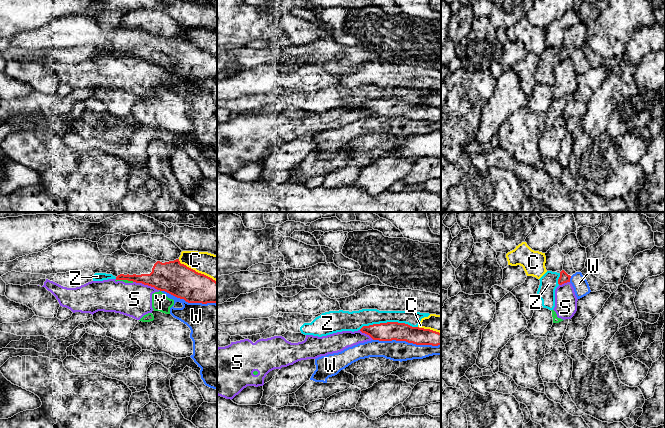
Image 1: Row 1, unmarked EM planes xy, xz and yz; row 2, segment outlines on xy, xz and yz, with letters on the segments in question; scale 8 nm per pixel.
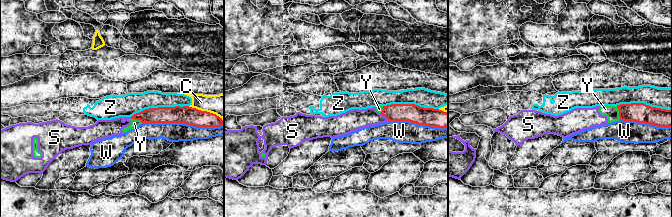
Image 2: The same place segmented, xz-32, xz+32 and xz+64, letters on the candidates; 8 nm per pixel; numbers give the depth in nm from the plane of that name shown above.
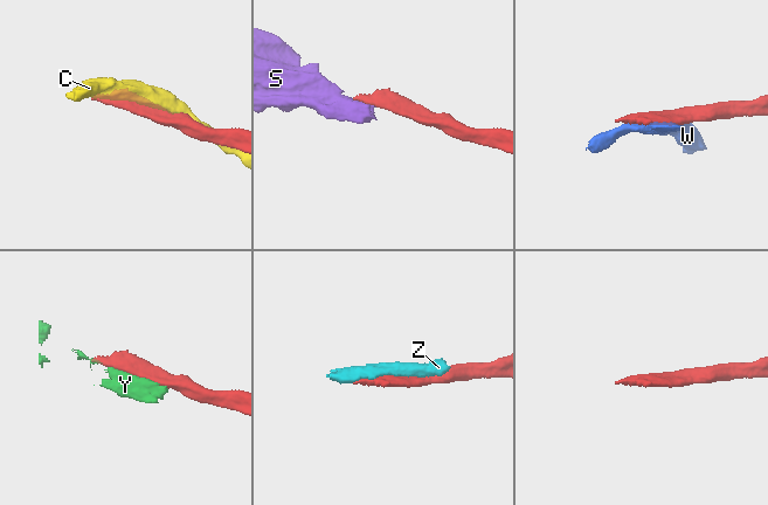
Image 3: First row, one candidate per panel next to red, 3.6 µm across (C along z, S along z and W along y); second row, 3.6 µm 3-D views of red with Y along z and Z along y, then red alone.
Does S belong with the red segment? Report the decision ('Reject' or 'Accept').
Reject

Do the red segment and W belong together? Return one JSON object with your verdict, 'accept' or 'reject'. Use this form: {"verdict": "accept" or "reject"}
{"verdict": "reject"}

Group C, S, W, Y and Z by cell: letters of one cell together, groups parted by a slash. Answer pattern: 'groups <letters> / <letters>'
groups C / S Y / W / Z

